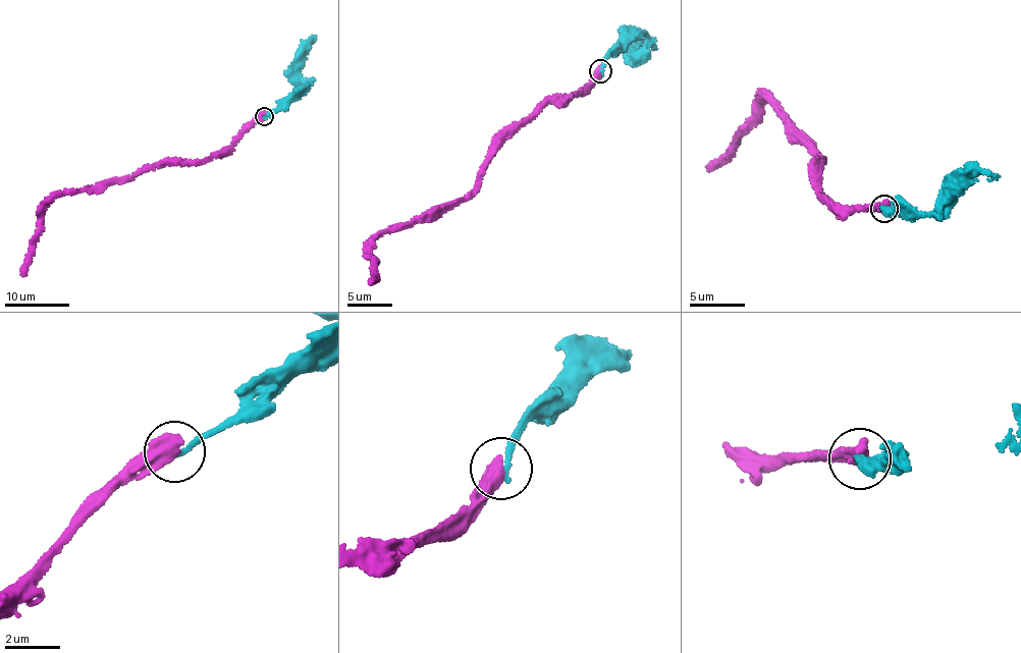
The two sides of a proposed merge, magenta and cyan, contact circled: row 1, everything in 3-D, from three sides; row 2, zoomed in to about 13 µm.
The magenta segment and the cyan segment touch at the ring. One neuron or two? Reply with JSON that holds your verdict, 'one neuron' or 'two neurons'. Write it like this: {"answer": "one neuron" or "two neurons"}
{"answer": "two neurons"}

